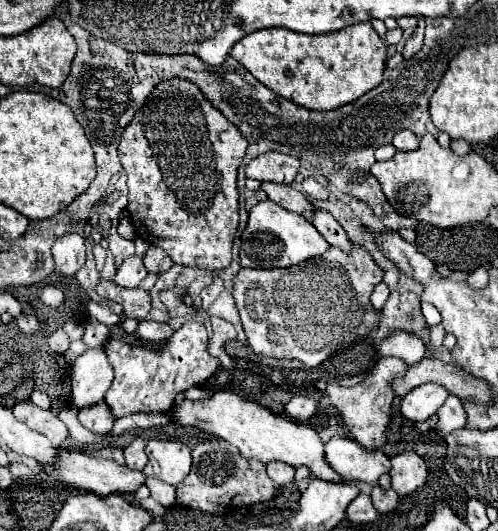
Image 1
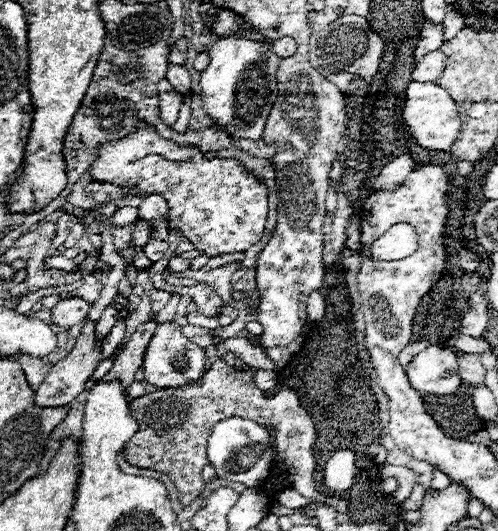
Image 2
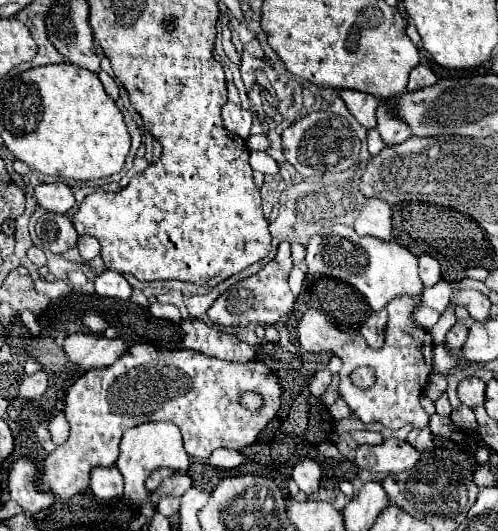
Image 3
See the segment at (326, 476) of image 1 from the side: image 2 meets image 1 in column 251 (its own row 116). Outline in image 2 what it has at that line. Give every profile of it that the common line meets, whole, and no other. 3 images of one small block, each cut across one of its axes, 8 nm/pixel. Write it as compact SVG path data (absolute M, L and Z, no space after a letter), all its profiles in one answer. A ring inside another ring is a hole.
M410 82L406 88L406 102L402 110L402 118L410 130L410 134L418 140L422 148L428 150L450 150L456 134L460 132L460 118L456 112L456 104L450 94L432 82Z

